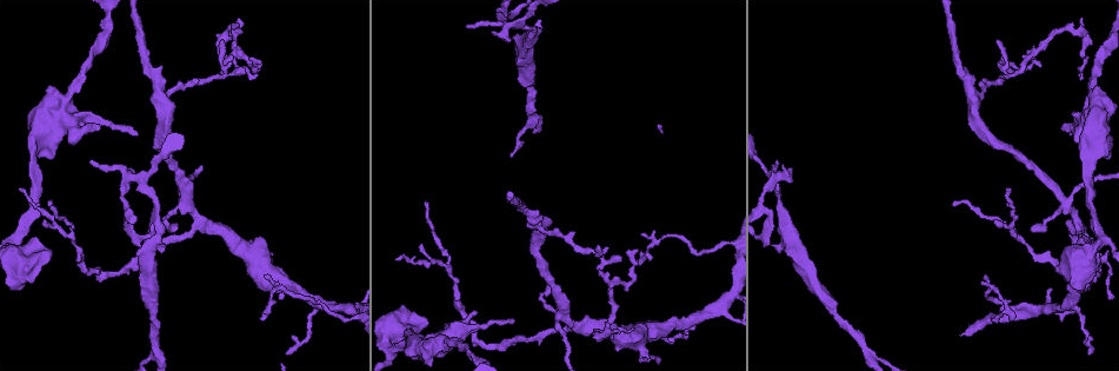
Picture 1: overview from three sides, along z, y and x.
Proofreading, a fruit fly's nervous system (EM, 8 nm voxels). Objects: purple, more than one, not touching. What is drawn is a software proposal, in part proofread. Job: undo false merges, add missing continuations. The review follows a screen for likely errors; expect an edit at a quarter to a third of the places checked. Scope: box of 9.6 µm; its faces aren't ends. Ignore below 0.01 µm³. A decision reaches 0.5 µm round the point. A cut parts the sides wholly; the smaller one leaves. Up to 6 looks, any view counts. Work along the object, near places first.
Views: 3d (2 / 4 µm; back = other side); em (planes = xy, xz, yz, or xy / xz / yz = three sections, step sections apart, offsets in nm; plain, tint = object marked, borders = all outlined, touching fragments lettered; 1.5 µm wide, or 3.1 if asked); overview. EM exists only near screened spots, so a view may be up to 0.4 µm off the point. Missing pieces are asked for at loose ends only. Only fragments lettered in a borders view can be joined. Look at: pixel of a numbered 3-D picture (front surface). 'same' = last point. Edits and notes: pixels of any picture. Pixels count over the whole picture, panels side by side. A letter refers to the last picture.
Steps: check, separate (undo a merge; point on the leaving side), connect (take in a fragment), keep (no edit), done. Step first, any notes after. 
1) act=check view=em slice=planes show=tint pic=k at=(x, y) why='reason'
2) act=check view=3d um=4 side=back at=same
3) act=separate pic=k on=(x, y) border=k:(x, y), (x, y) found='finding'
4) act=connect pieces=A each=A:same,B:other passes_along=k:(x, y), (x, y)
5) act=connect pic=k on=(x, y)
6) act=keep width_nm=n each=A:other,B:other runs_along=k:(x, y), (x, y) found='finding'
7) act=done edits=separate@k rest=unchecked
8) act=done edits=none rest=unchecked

act=check view=3d um=4 pic=1 at=(771, 245) why='thick end'

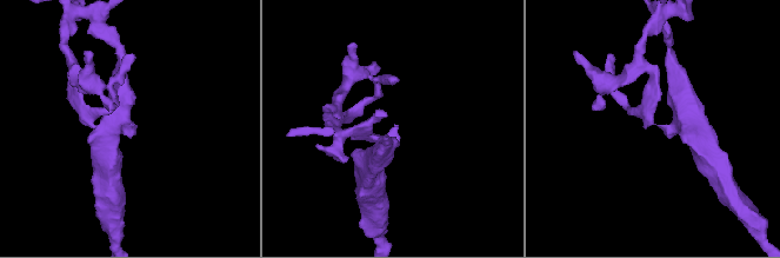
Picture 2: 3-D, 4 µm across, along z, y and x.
act=check view=em slice=planes show=plain pic=2 at=(396, 125) why='need the tissue'

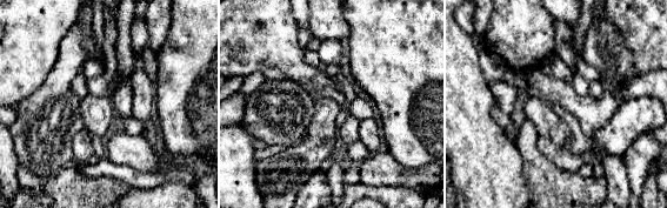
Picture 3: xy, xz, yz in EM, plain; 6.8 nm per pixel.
act=check view=em slice=planes show=borders at=same

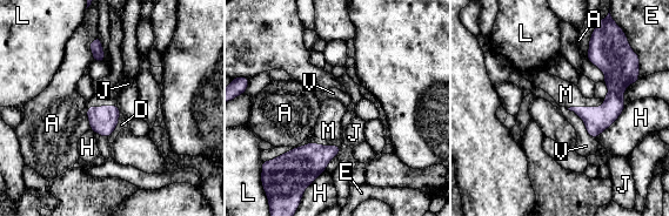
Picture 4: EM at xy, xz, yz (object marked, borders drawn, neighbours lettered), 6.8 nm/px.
act=connect pic=4 on=(566, 94) each=A:other,D:other,E:other,H:other,J:other,L:other,M:same,V:other found='the neuron continues'

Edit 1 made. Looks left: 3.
act=check view=overview why='see it whole again'

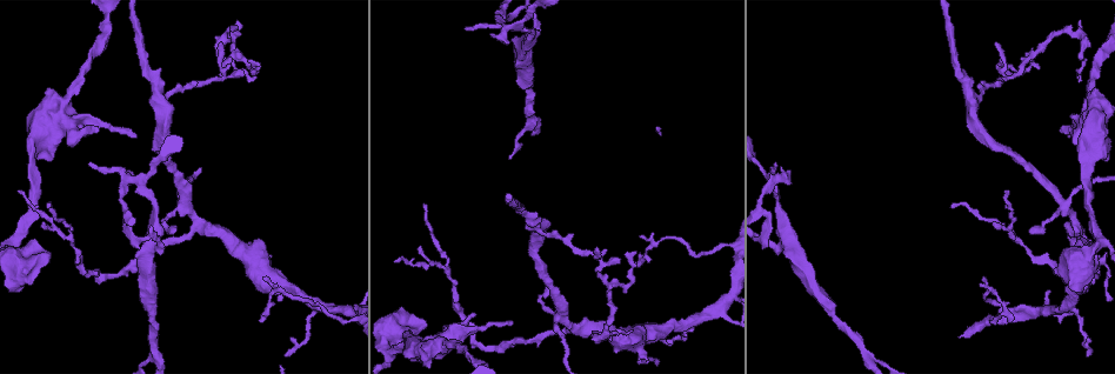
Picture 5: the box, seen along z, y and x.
act=check view=em slice=yz step=4 show=tint pic=5 at=(512, 322) why='branch stops here'

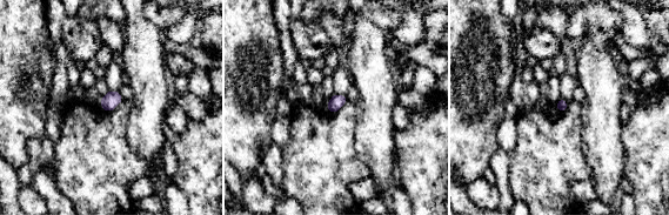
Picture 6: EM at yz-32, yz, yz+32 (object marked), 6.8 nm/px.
act=check view=em slice=planes show=borders at=same why='another direction'

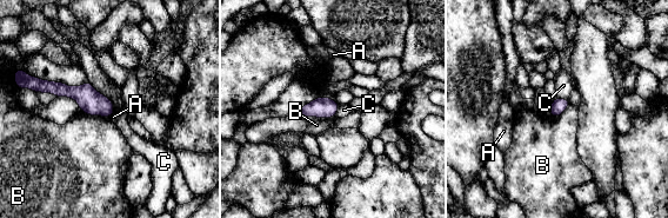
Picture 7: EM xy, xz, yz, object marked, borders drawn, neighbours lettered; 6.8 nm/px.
act=keep width_nm=90 each=A:other,B:other,C:other border=7:(89, 81), (95, 90), (107, 98) found='none of them fits'

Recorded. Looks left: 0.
act=done edits=connect@4 rest=unchecked

